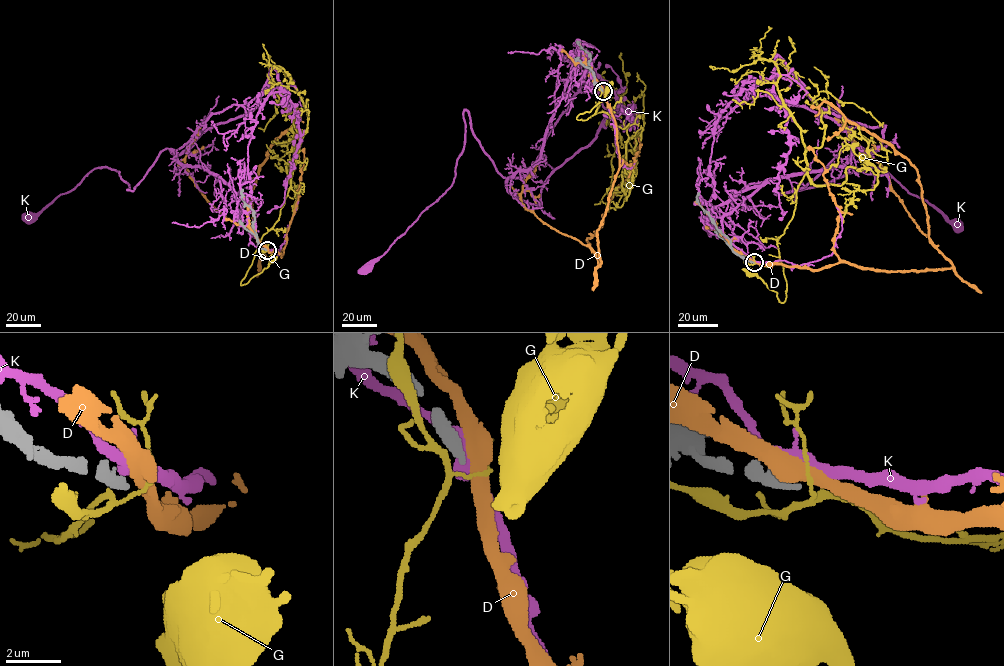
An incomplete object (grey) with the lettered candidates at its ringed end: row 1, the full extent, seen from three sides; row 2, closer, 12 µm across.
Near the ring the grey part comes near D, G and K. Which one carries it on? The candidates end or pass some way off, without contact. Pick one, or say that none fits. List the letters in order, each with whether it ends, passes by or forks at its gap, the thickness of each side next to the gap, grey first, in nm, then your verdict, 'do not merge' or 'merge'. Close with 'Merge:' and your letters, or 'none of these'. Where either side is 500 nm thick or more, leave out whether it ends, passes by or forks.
D: calibres 320 and 500 nm; do not merge
G: it forks; calibres 320 and 90 nm; do not merge
K: it forks; calibres 320 and 400 nm; do not merge
Merge: none of these

